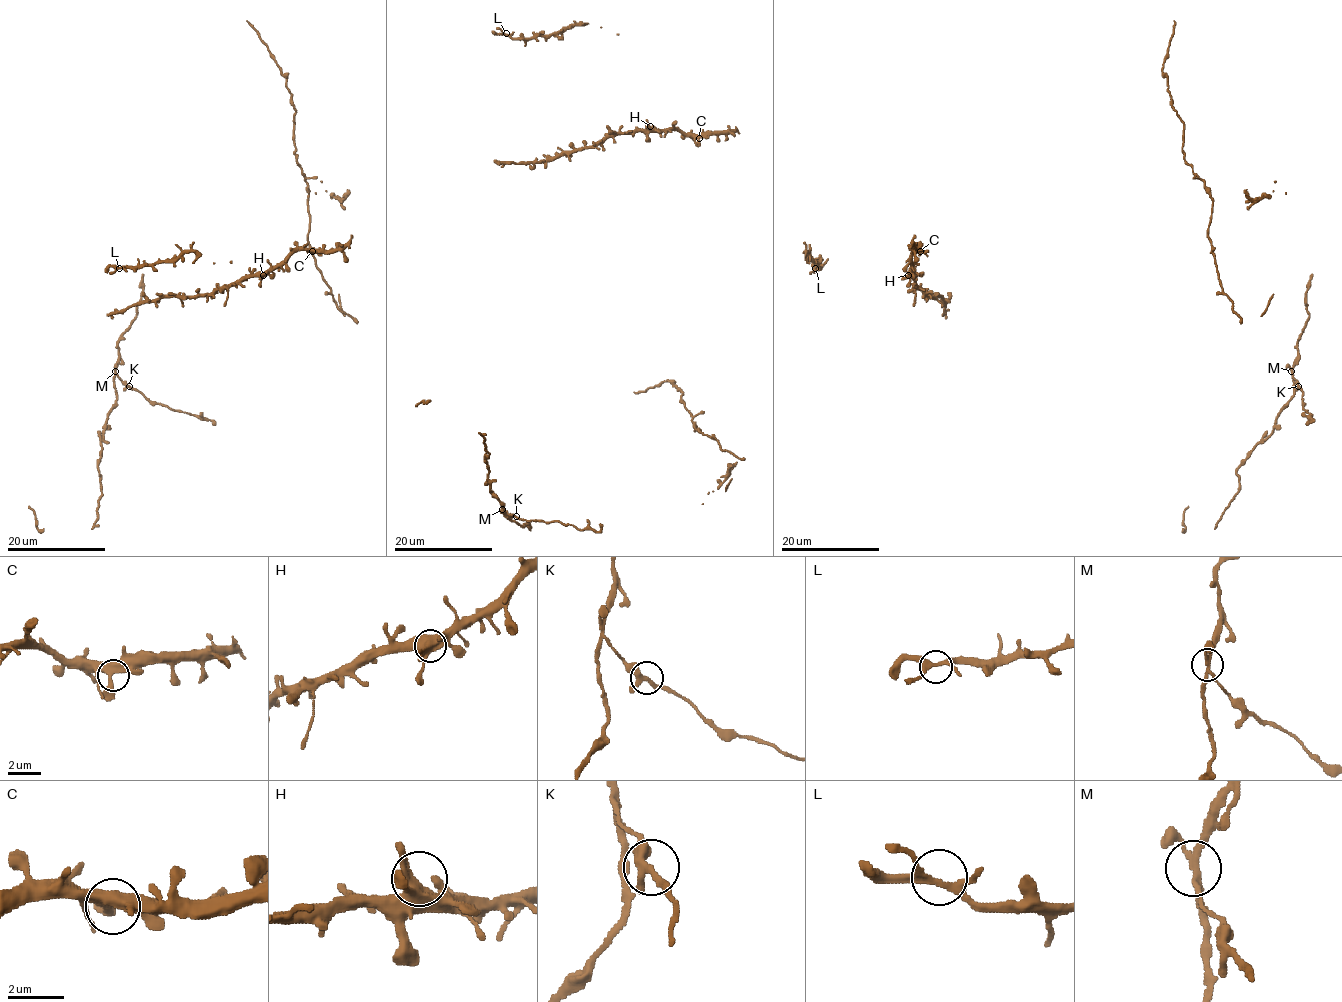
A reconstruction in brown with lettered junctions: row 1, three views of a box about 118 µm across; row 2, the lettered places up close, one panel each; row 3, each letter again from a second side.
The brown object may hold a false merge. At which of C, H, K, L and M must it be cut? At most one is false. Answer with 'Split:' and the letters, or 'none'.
Split: M

